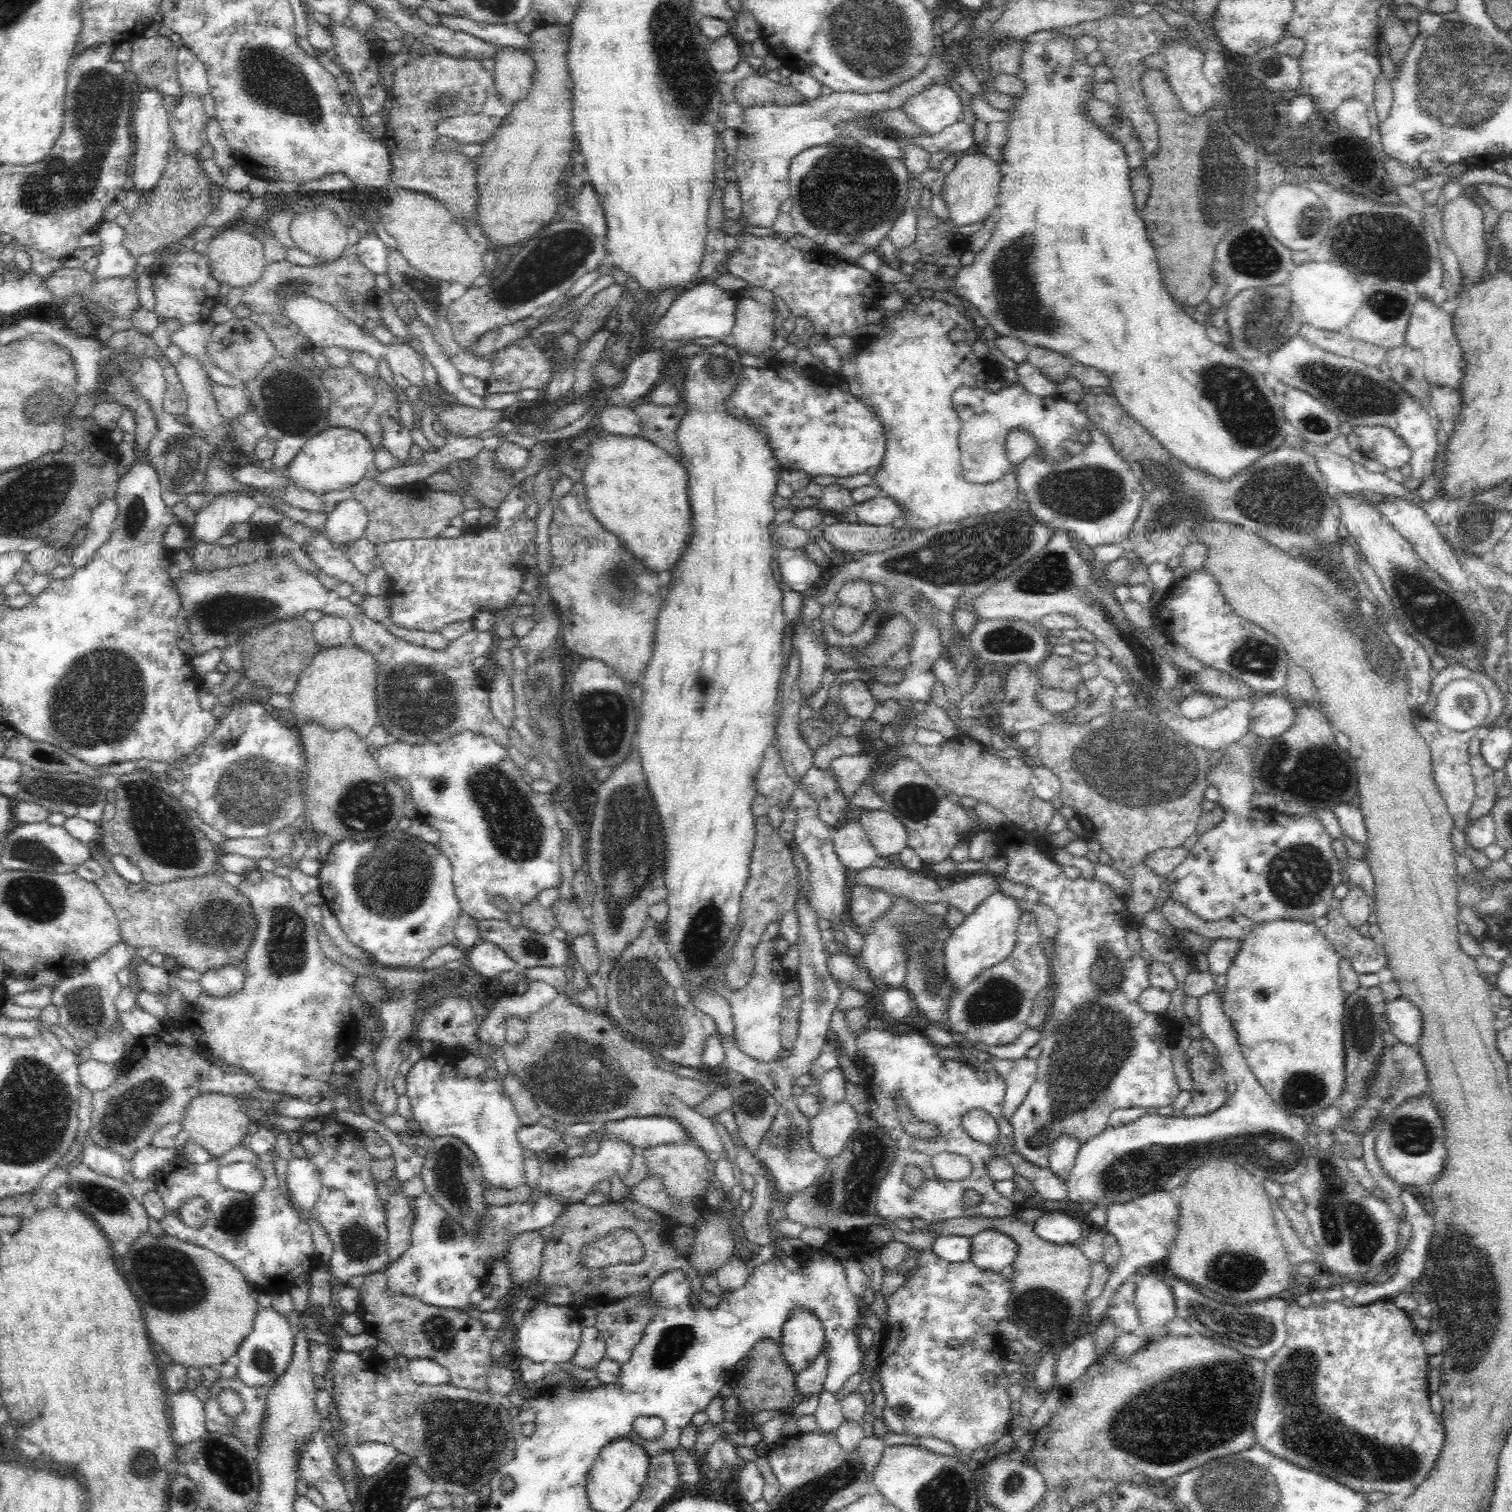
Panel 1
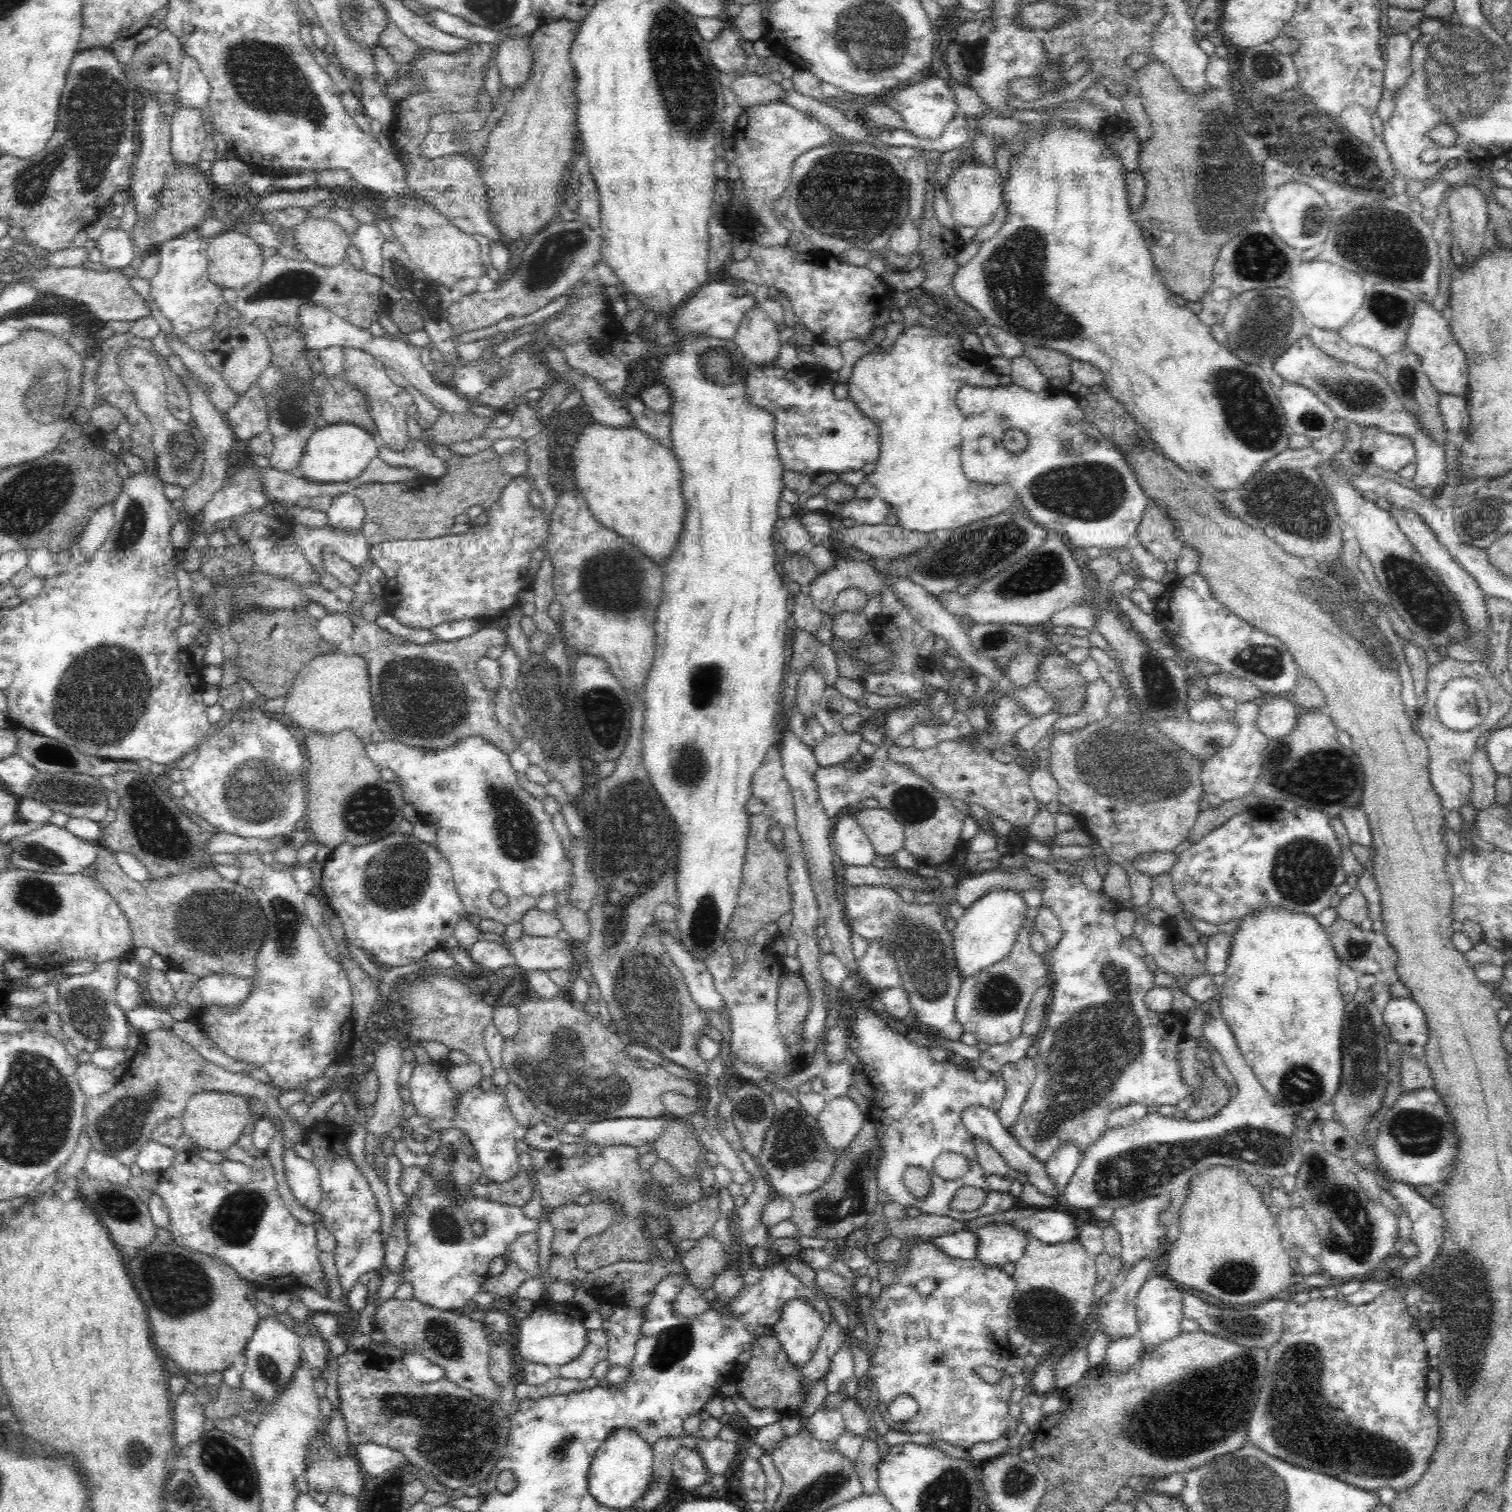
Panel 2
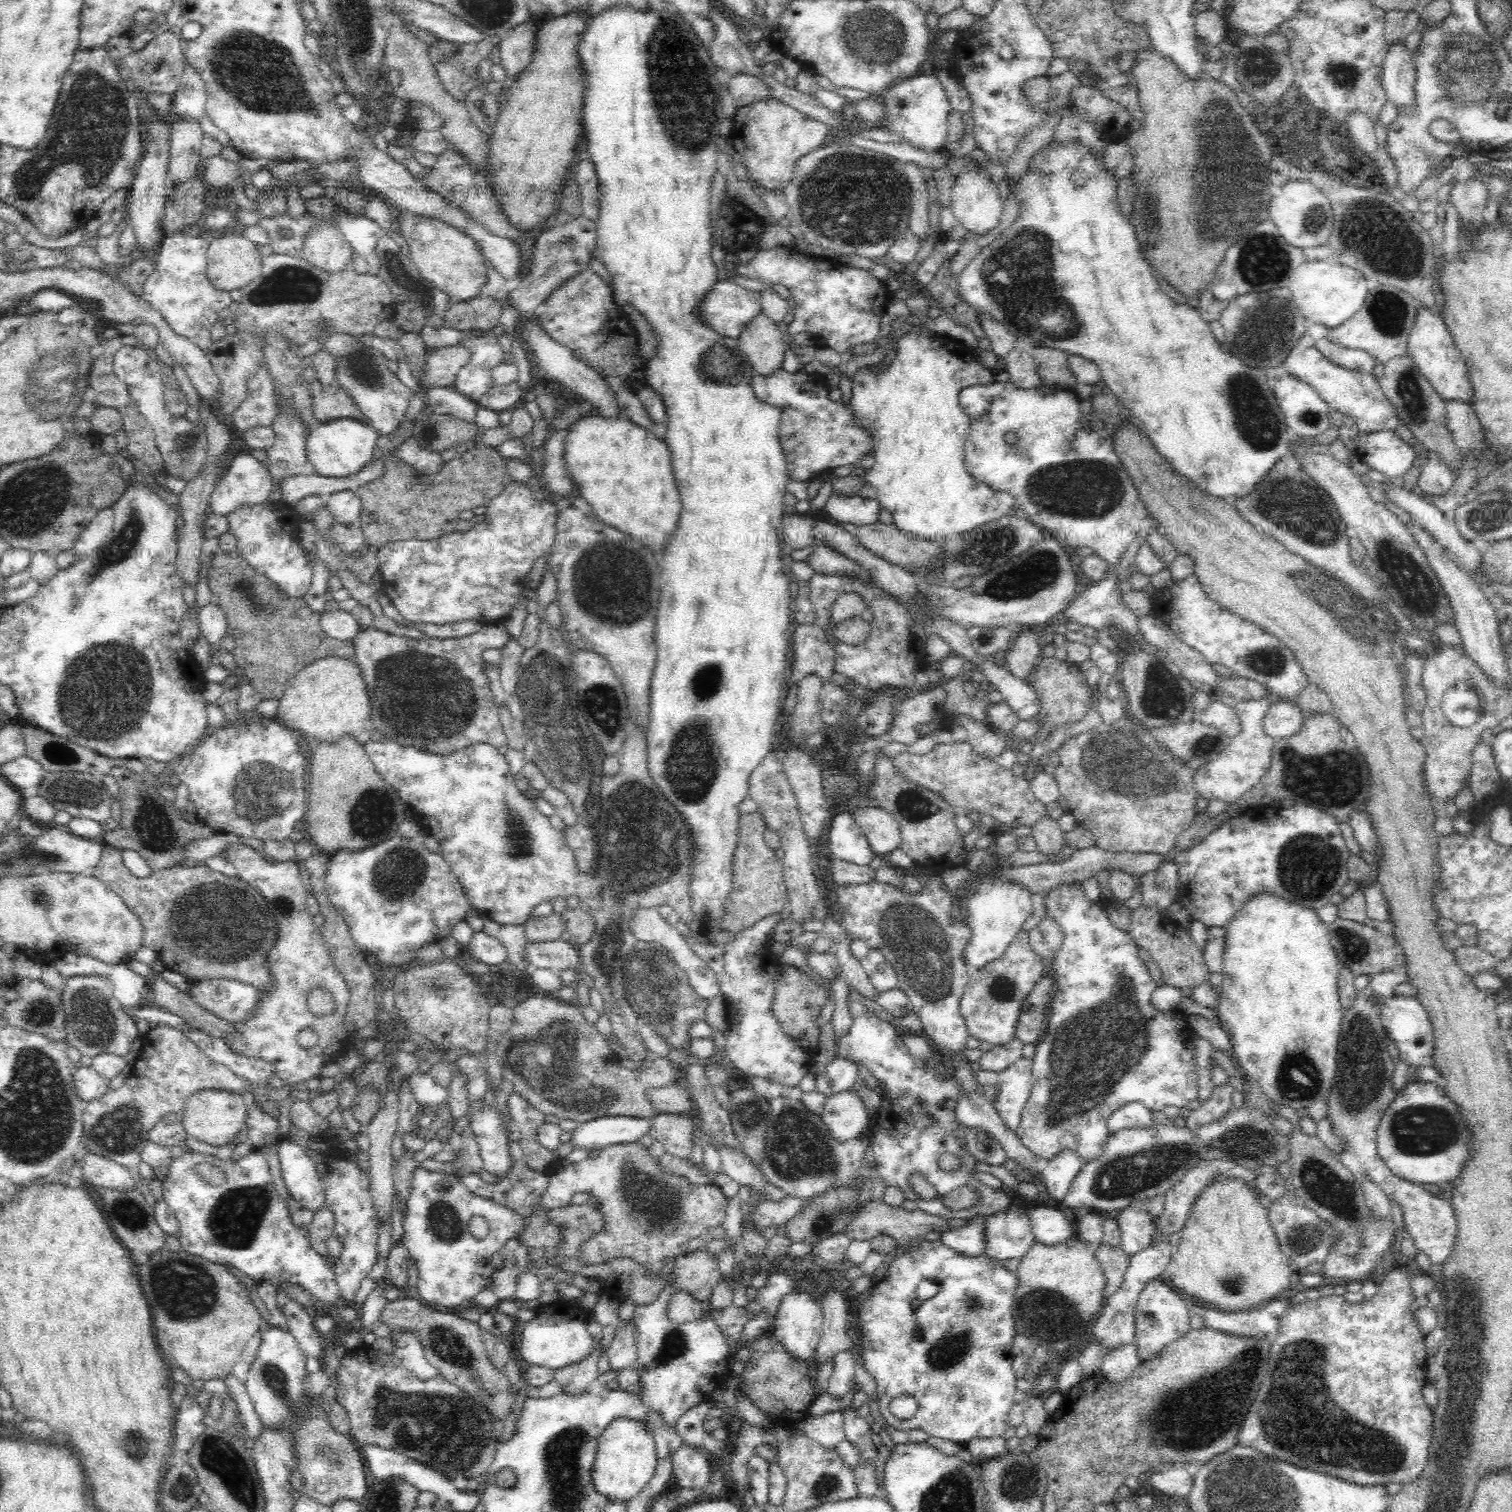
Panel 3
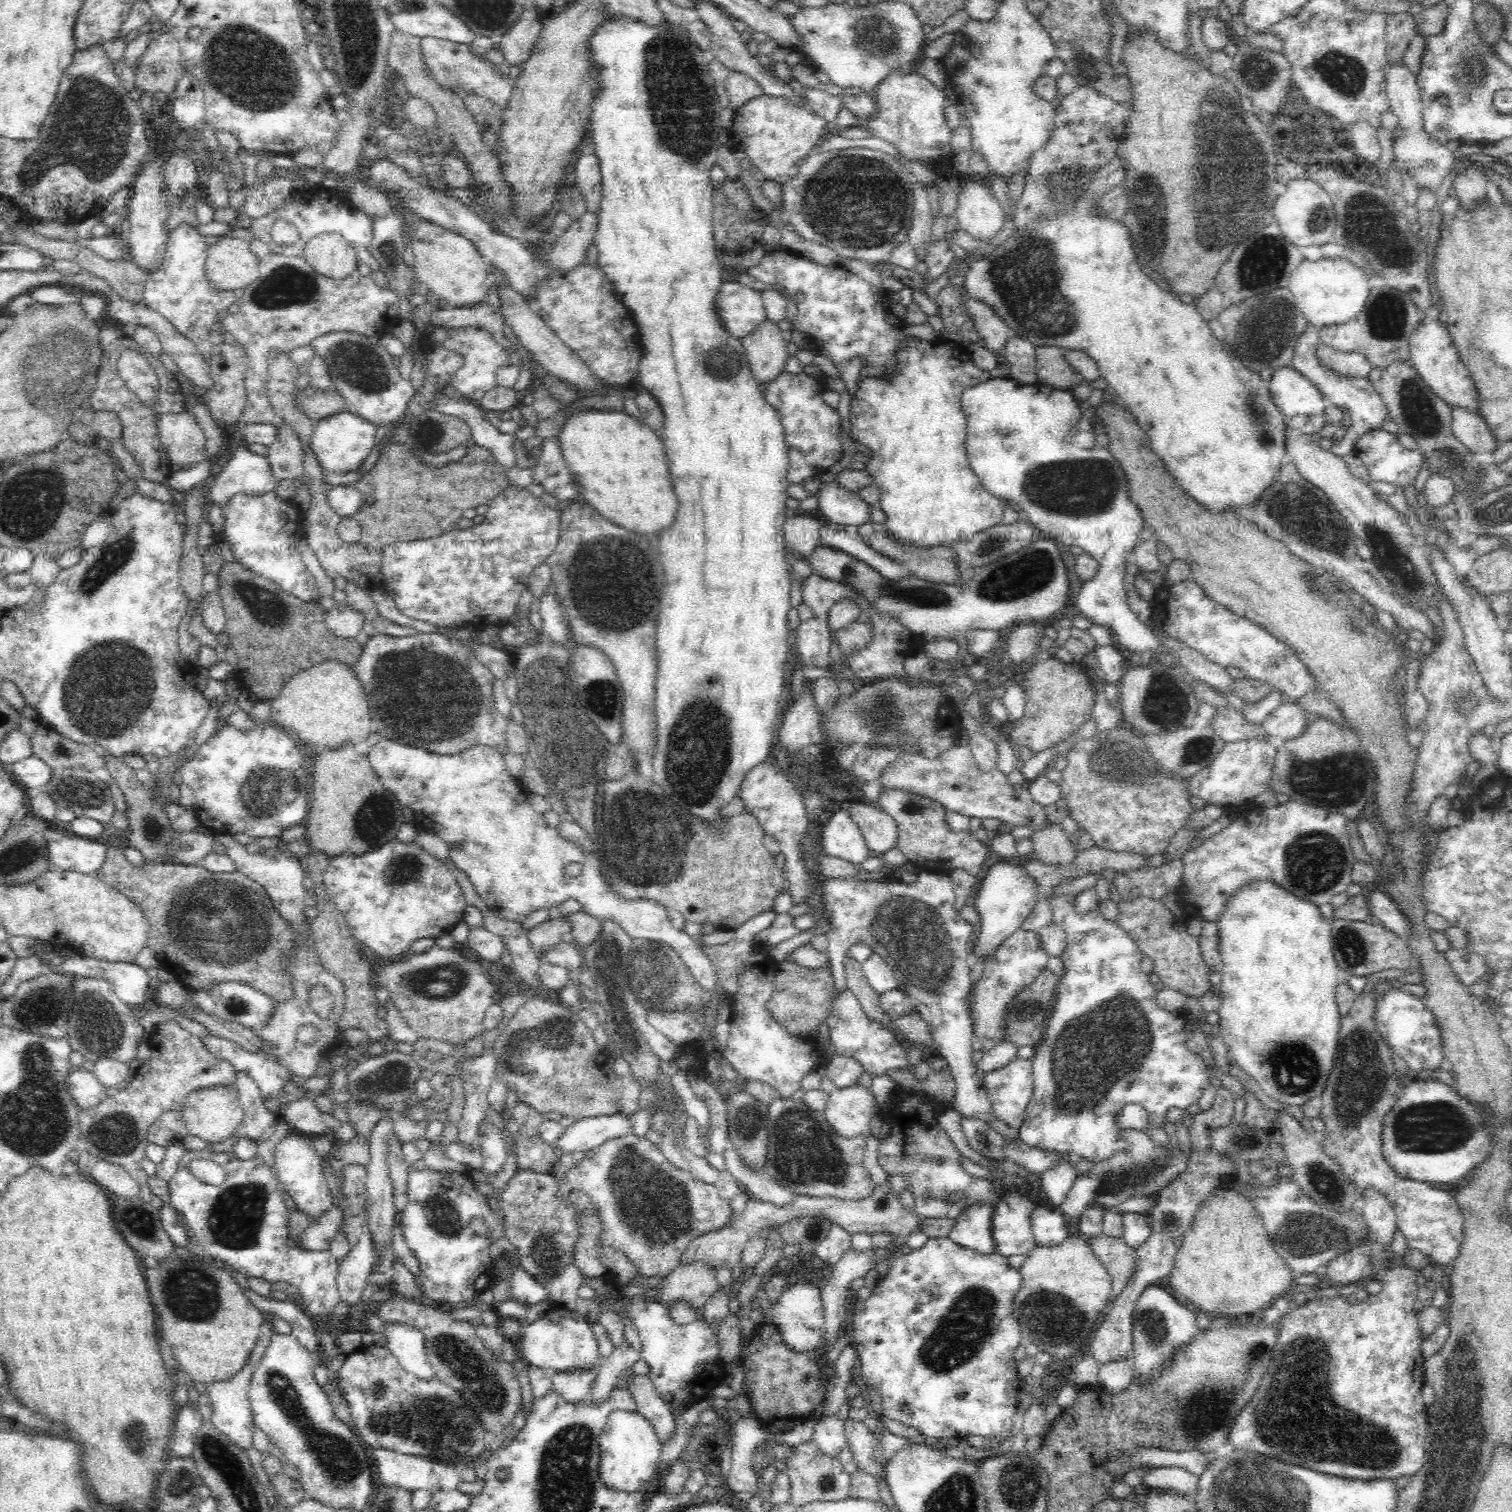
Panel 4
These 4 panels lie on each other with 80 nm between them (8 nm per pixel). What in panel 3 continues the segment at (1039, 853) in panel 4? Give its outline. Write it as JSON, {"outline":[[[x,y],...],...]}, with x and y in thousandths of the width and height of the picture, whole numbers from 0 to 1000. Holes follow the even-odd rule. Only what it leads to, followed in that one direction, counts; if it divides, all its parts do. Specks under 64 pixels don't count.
{"outline":[[[693,538],[683,546],[682,552],[685,557],[685,563],[690,566],[699,566],[706,560],[704,550]]]}

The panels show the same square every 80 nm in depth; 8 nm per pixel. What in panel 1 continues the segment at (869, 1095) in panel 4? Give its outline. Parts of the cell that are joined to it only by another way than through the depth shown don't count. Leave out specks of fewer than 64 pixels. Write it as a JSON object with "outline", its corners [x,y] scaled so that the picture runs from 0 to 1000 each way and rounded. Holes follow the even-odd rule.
{"outline":[[[558,728],[552,731],[546,731],[539,739],[536,740],[536,756],[540,762],[550,767],[558,761],[558,759],[562,757],[563,750],[567,746],[569,746],[569,737],[566,736],[562,729]]]}

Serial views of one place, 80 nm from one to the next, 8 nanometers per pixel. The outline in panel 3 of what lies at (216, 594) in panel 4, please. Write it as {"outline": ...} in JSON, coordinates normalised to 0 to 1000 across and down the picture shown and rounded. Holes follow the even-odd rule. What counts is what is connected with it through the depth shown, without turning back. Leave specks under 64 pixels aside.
{"outline":[[[140,396],[132,403],[132,420],[138,425],[139,429],[143,432],[146,428],[146,423],[150,419],[150,411],[145,399]]]}

